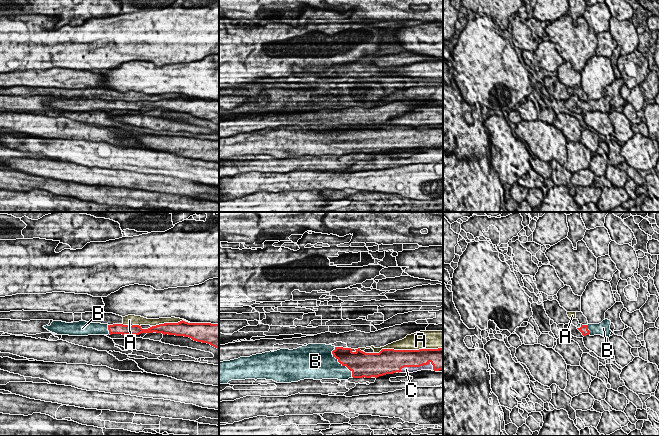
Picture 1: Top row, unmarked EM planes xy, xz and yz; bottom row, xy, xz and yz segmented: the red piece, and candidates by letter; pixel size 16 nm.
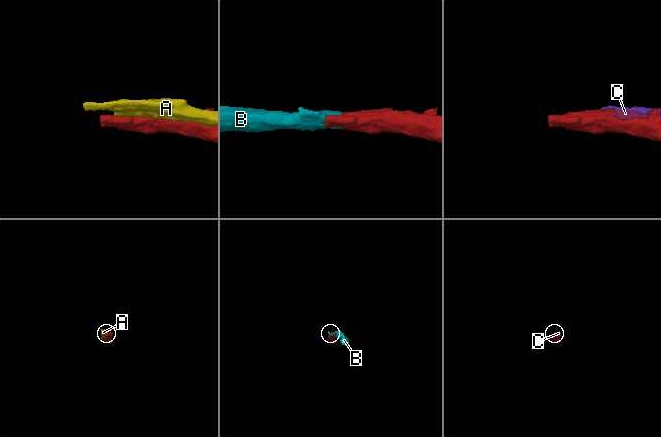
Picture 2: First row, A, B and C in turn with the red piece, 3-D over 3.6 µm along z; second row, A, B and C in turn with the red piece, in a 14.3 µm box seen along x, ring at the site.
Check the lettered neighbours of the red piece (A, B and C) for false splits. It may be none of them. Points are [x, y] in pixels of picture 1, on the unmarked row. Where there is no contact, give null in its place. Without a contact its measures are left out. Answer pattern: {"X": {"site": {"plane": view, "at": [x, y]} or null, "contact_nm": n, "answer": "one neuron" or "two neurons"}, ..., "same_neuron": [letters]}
{"A": {"site": {"plane": "xz", "at": [407, 126]}, "contact_nm": 1100, "answer": "two neurons"}, "B": {"site": {"plane": "xz", "at": [344, 141]}, "contact_nm": 480, "answer": "one neuron"}, "C": {"site": {"plane": "xz", "at": [414, 142]}, "contact_nm": 650, "answer": "one neuron"}, "same_neuron": ["B", "C"]}

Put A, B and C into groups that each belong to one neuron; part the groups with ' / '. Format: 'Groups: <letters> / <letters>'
Groups: A / B C

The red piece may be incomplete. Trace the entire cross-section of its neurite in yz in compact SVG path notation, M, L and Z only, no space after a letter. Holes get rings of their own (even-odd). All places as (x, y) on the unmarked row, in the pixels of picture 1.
M605 95L599 100L588 100L588 101L578 100L577 105L582 109L583 112L601 111L603 113L609 114L612 108L610 106L610 101L611 101L611 97Z

